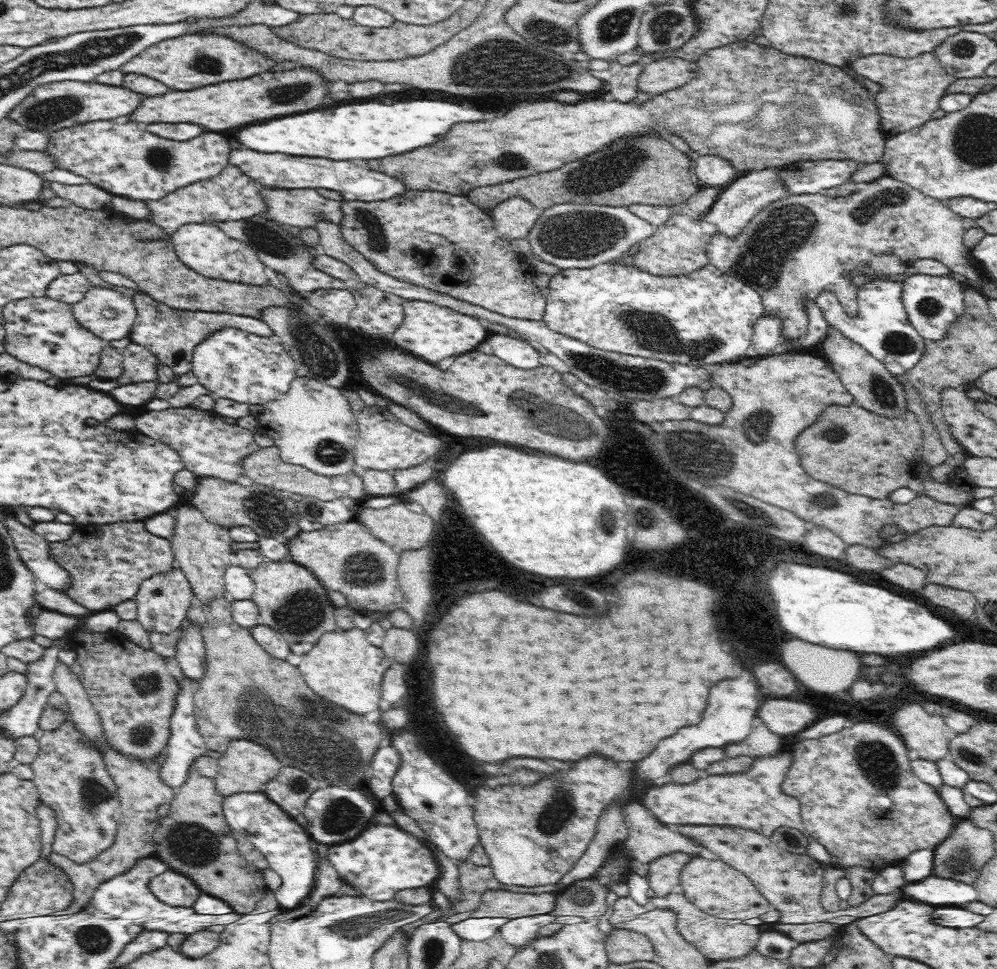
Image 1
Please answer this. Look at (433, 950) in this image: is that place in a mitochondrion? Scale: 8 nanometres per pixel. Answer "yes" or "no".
yes

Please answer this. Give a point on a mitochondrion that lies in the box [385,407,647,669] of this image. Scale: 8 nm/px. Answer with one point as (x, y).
(603, 517)

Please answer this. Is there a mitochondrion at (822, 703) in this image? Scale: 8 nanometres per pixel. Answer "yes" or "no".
no

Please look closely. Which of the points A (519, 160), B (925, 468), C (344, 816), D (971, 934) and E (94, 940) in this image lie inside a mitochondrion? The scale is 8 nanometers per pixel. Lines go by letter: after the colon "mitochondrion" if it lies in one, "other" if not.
A: mitochondrion
B: other
C: mitochondrion
D: other
E: mitochondrion

